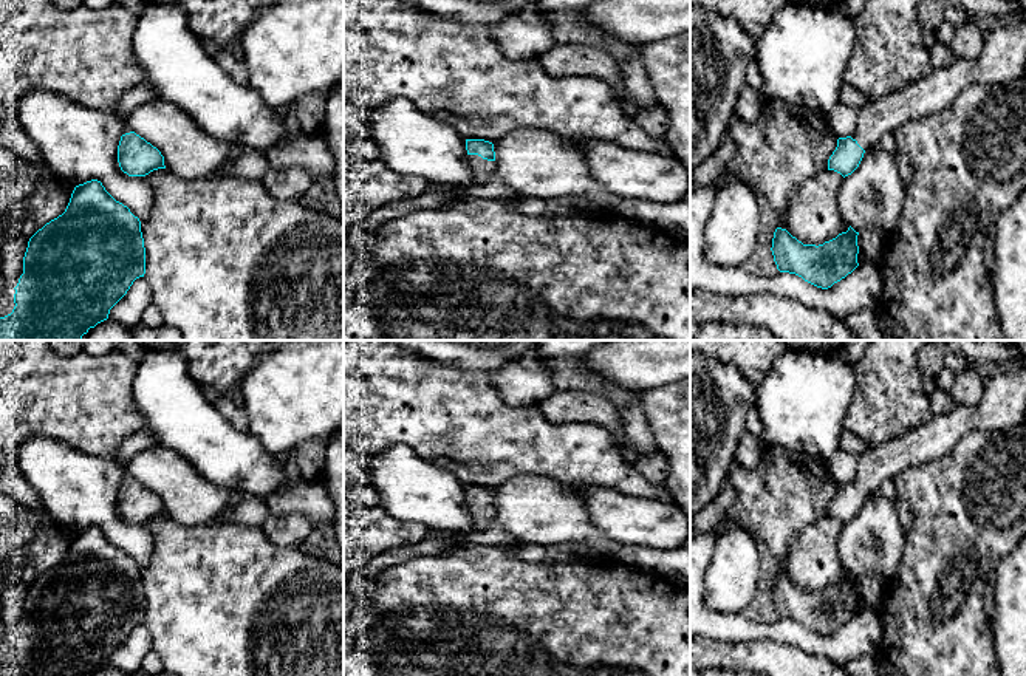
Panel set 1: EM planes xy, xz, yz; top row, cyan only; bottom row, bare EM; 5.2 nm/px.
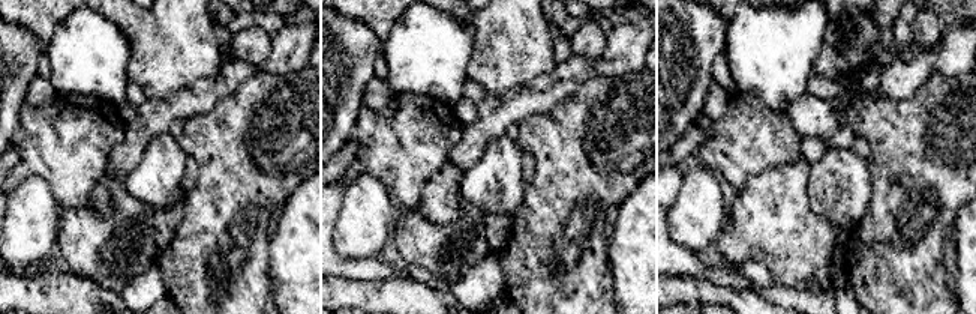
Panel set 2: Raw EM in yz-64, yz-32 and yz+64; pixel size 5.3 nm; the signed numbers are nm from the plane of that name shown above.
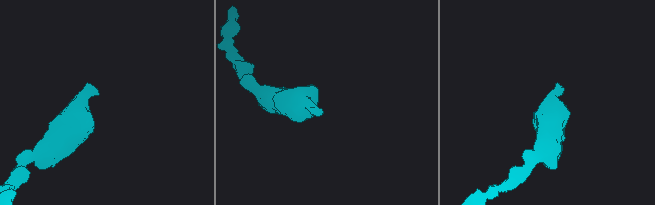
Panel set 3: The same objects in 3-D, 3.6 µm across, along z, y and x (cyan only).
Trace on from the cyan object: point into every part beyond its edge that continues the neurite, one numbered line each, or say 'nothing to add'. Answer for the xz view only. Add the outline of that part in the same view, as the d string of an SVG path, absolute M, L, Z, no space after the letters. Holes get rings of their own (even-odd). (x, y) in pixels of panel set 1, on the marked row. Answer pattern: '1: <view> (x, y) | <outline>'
1: xz (483, 170) | M469 155L470 167L477 183L486 184L495 175L495 161L483 159L478 155Z

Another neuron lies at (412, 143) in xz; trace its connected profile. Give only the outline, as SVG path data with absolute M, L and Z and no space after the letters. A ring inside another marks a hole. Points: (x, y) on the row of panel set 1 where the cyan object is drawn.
M398 97L370 113L370 138L396 173L421 176L436 186L480 184L472 172L466 139L449 124Z

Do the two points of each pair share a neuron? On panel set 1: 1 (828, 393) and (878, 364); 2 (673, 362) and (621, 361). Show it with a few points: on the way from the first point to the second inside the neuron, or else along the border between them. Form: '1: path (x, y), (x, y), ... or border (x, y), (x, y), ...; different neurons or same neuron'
1: border (853, 364), (854, 395), (845, 413); different neurons
2: path (661, 361), (633, 361); same neuron

